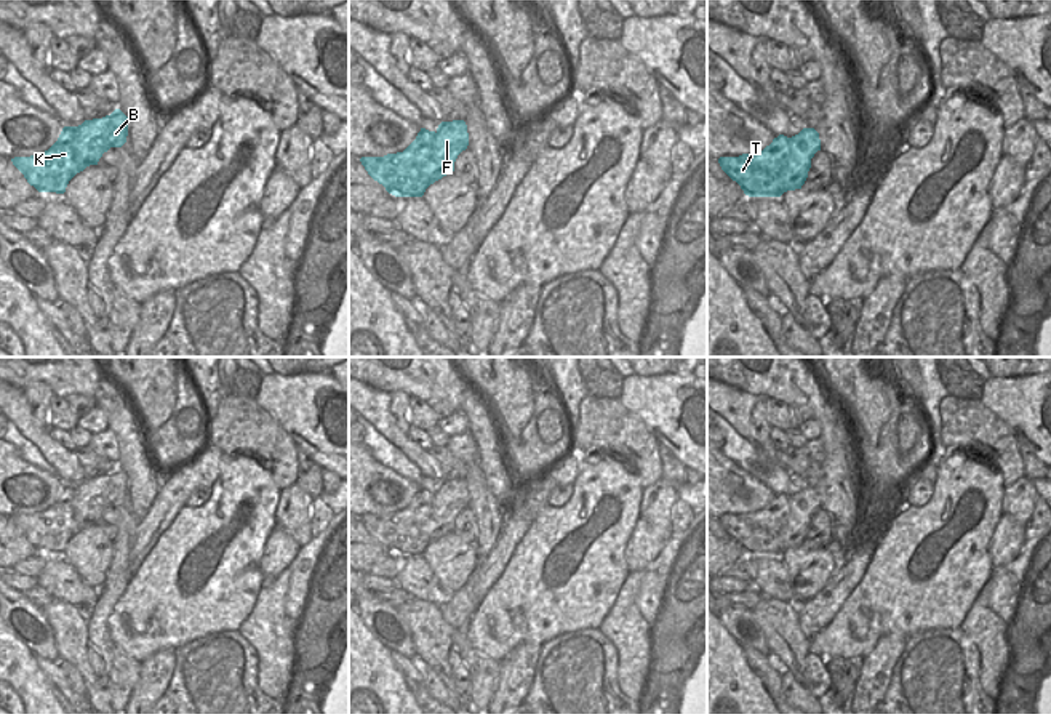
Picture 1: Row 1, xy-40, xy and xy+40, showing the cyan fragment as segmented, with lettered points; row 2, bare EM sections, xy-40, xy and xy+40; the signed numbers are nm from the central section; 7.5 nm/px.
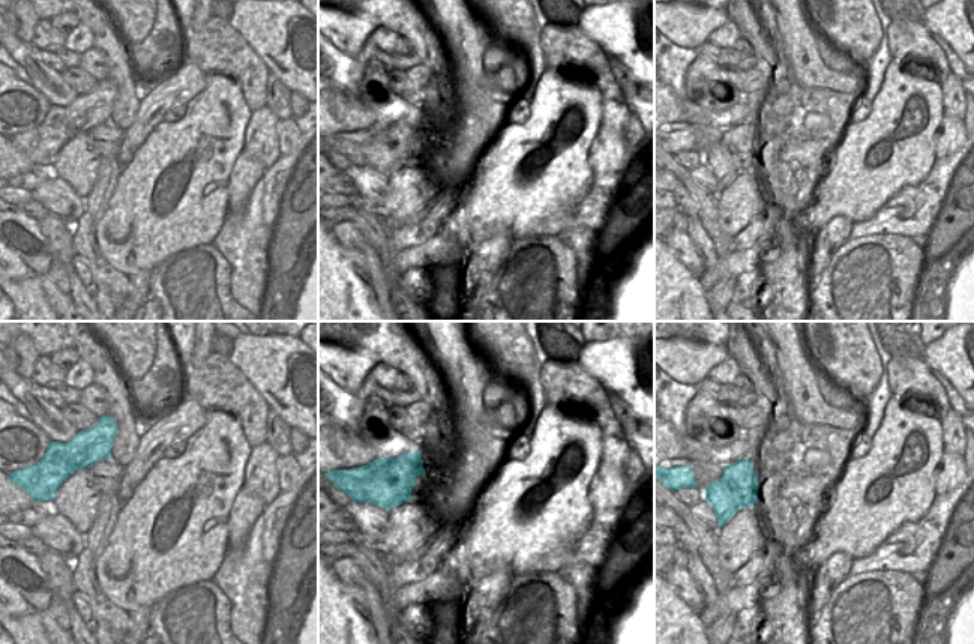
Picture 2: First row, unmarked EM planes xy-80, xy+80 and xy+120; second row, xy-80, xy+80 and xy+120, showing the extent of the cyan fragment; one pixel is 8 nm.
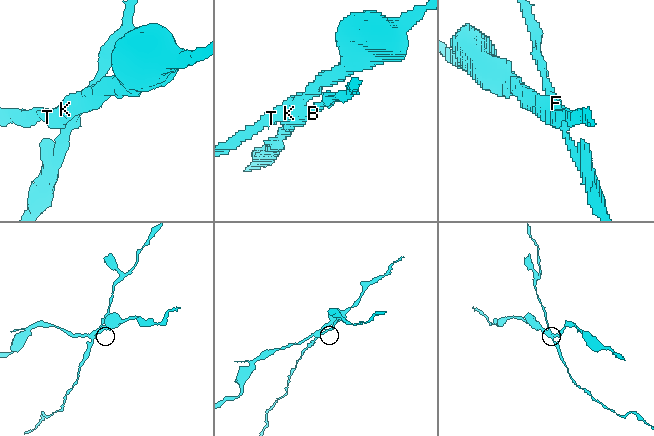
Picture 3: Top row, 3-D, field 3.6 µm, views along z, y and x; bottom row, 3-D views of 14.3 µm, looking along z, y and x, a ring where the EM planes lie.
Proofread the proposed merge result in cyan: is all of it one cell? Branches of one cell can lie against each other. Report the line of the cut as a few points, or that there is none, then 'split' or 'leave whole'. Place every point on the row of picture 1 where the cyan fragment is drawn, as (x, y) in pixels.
cut xy-40 (77, 127), (75, 170), (59, 183), (31, 184); split

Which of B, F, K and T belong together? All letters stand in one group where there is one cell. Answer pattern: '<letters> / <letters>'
B F / K T

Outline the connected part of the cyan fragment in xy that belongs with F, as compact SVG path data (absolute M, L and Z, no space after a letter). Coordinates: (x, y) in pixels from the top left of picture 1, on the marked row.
M464 120L442 122L430 147L430 162L434 170L429 178L422 179L419 184L384 184L386 191L395 197L422 197L430 184L454 171L454 162L467 146L469 133Z

